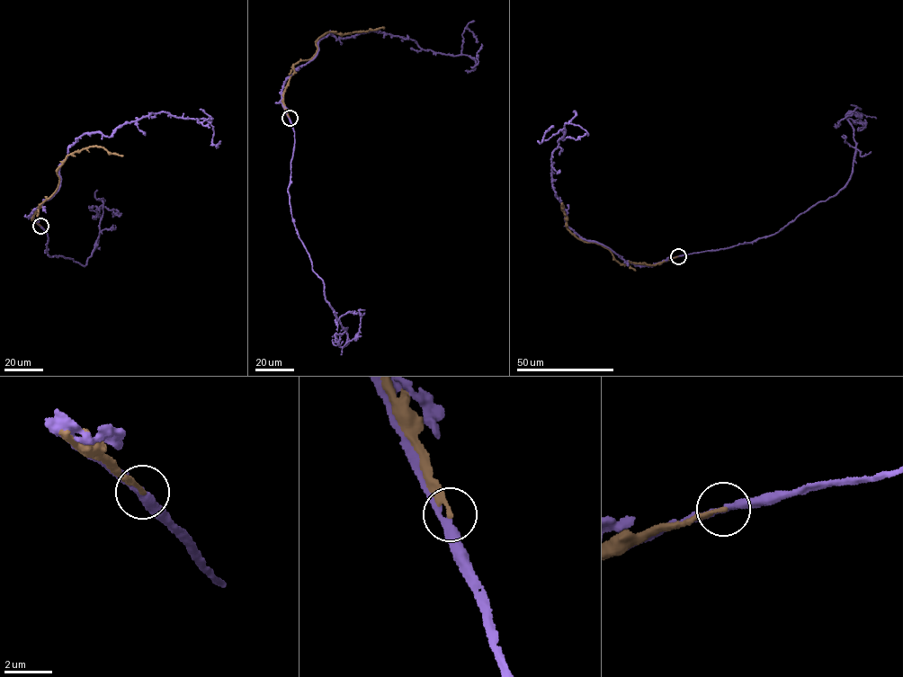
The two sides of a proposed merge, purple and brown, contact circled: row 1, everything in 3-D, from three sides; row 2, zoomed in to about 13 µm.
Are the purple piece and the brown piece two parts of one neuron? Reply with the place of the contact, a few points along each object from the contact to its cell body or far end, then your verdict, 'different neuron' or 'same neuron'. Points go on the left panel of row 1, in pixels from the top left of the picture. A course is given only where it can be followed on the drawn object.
at (40, 226); purple runs (40, 226), (30, 214), (57, 191), (68, 146), (85, 133), (110, 136), (165, 111), (206, 120), (220, 141); brown runs (40, 226), (34, 221), (33, 214), (56, 190), (59, 181), (58, 167), (68, 155), (101, 146), (123, 155); different neuron

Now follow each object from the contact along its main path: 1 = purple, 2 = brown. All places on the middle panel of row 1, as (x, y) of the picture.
1: (290, 118), (284, 81), (329, 34), (403, 36), (421, 48), (468, 55), (473, 67), (481, 43)
2: (290, 118), (285, 88), (294, 65), (317, 50), (317, 39), (330, 32), (384, 27)

